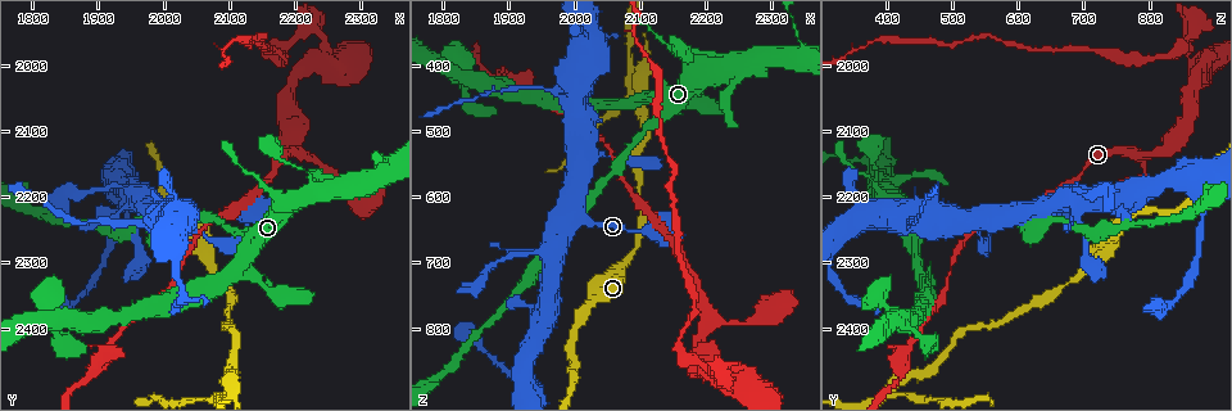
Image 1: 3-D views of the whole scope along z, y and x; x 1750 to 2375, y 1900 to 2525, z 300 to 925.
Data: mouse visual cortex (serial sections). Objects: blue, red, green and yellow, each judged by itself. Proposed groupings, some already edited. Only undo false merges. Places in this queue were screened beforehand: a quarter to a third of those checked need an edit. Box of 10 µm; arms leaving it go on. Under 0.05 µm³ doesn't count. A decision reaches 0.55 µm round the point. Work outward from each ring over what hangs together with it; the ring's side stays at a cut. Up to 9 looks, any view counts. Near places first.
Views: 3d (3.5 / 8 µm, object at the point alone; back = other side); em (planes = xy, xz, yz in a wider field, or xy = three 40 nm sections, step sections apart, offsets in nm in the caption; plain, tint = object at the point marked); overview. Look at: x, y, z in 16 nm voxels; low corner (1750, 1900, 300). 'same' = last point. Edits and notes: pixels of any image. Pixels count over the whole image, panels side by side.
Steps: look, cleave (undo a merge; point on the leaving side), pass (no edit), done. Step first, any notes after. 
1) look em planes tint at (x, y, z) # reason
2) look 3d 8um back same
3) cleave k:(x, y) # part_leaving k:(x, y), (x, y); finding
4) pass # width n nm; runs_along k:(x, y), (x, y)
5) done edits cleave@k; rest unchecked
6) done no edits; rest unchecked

look 3d 3.5um at (2230, 2190, 405) # abrupt turn

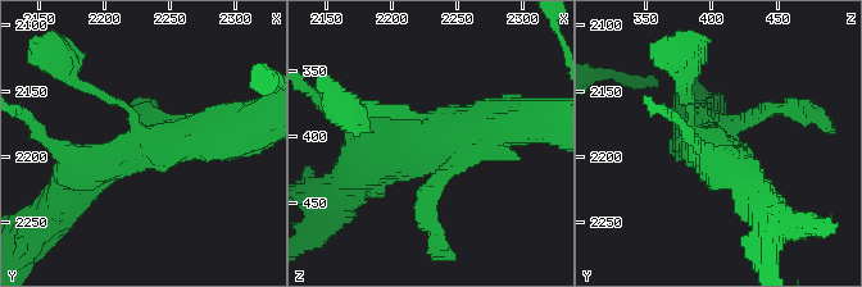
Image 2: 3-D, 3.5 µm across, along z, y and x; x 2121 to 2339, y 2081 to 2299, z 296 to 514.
cleave 2:(436, 190) # part_leaving 2:(461, 154), (429, 204), (444, 253); a second cell is stuck on

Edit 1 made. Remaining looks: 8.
look overview

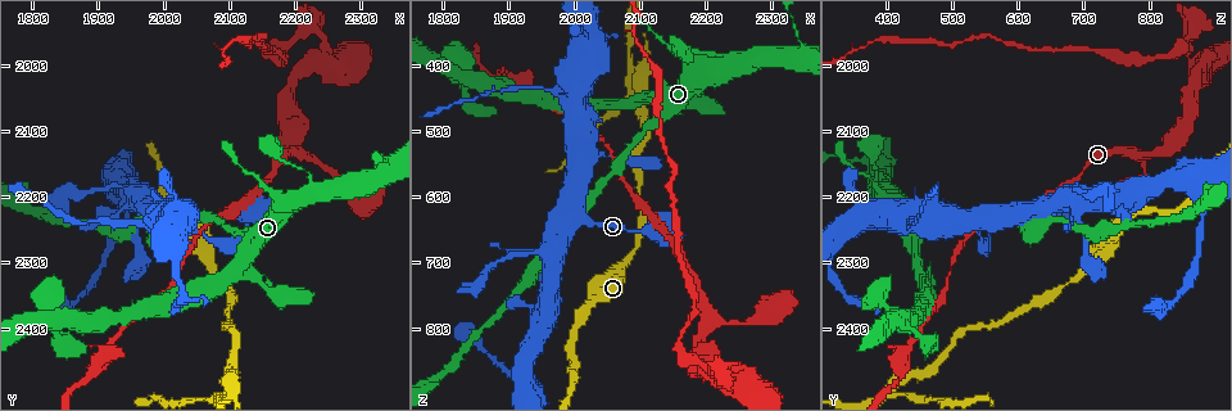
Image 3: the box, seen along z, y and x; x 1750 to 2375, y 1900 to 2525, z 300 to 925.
look 3d 3.5um back at (1980, 2235, 445) # calibre changes

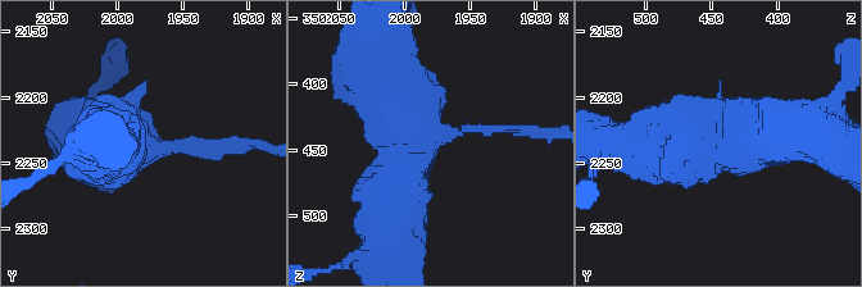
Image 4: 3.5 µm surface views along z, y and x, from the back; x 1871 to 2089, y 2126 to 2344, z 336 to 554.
look em xy step 3 tint at (1980, 2240, 442) # now the EM

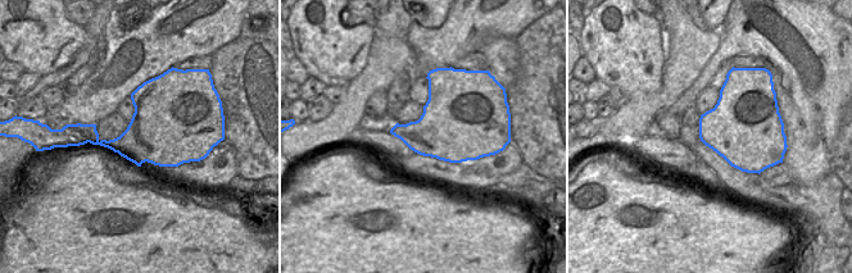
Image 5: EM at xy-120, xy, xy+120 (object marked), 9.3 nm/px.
cleave 4:(212, 155) # width 600 nm; part_leaving 4:(172, 146), (266, 146); a second cell is stuck on

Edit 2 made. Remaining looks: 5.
look 3d 3.5um back at (2335, 2150, 340) # a narrow waist

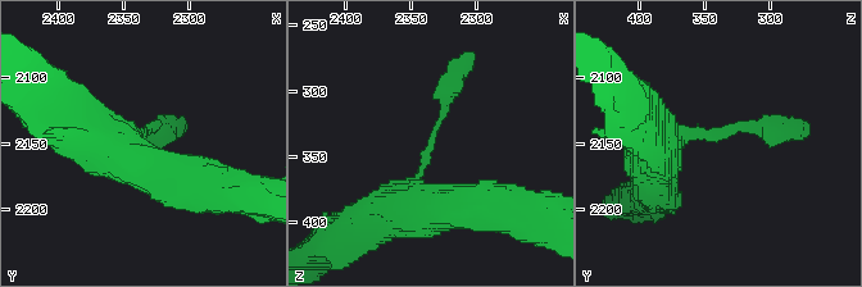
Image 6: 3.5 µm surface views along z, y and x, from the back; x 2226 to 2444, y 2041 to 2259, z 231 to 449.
look em planes tint at (2336, 2146, 342) # arm_widths 200, 500 nm

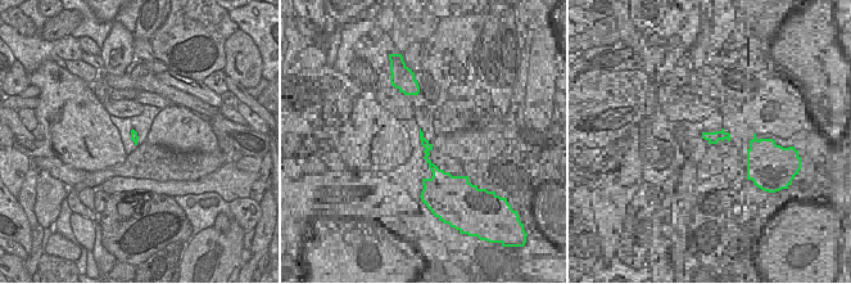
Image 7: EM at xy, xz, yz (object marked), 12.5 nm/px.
pass # width 100 nm; runs_along 6:(425, 206), (413, 185), (452, 92); one cell here

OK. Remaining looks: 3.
look em planes tint at (1965, 2215, 690) # abrupt turn

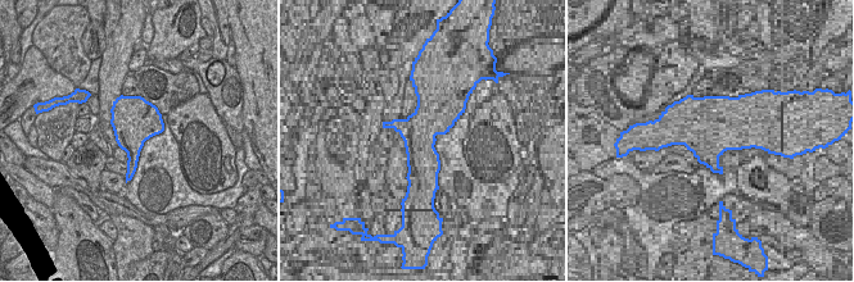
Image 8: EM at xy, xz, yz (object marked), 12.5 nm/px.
look 3d 3.5um same

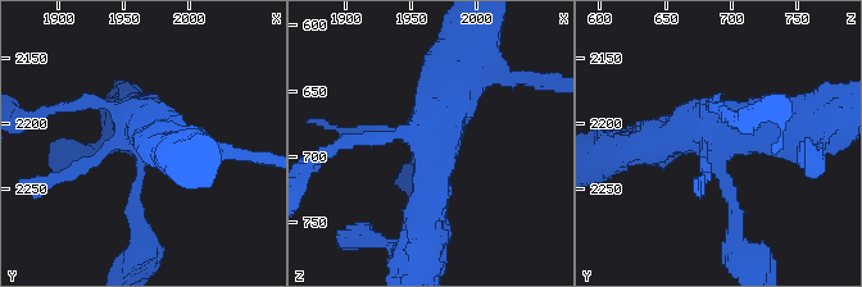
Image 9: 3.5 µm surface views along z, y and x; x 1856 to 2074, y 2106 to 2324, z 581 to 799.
pass # runs_along 9:(477, 76), (430, 128), (422, 227); continuous, no second cell

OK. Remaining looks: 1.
done edits cleave@2, cleave@4; rest unchecked

